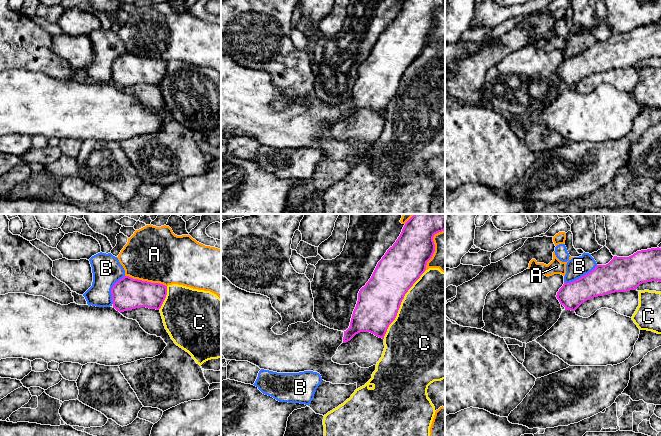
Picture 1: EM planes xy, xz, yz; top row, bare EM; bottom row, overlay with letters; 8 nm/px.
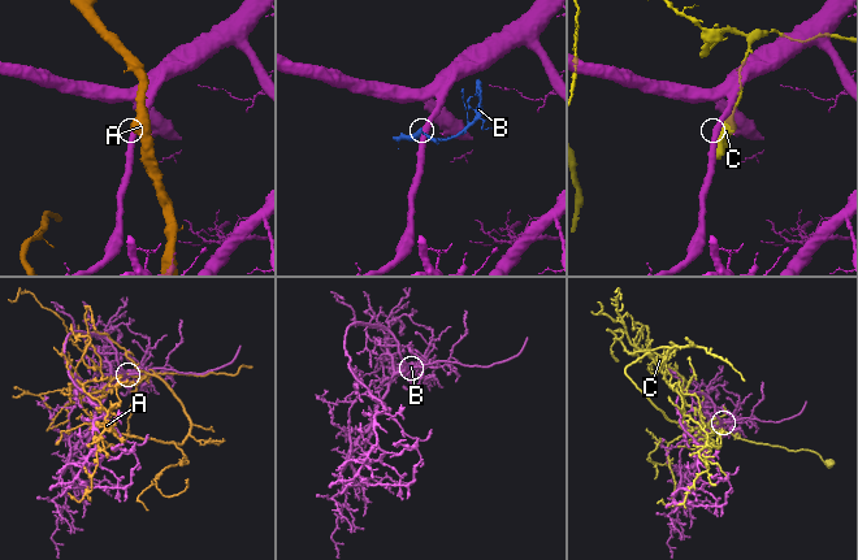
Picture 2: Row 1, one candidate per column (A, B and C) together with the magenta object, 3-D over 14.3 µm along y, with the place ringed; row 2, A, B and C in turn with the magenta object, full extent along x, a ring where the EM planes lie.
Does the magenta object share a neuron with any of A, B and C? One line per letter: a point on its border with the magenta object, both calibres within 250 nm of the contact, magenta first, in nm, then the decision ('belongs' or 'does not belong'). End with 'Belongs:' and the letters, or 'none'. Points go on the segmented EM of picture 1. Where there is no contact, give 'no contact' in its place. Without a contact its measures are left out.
A: contact xy (146, 281); calibres 260 and 440 nm; does not belong
B: contact yz (581, 277); calibres 240 and 160 nm; does not belong
C: contact xz (400, 304); calibres 340 and 500 nm; does not belong
Belongs: none

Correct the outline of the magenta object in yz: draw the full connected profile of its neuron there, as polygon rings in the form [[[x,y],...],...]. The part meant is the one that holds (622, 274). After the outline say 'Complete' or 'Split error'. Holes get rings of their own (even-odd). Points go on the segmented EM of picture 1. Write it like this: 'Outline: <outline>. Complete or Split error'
Outline: [[[661,248],[637,251],[629,257],[617,257],[606,265],[597,265],[581,278],[565,283],[557,299],[565,310],[575,311],[594,297],[636,290],[642,284],[661,282]]]. Complete

